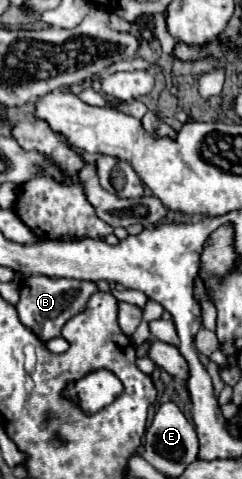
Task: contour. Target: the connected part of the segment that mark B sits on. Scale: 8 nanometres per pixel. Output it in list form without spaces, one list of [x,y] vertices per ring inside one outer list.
[[[28,276],[22,282],[20,290],[20,302],[16,306],[20,322],[30,328],[40,340],[50,340],[60,336],[62,326],[84,308],[88,302],[88,296],[96,292],[96,284],[88,280],[74,280],[74,278],[48,278],[48,276]]]

